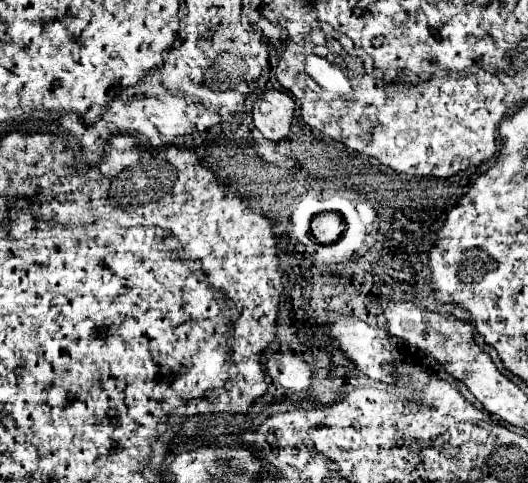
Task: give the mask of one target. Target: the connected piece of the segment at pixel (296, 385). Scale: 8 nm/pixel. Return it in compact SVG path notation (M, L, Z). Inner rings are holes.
M265 354L267 358L267 372L273 378L273 382L279 382L283 388L291 392L305 392L311 386L311 368L299 360L295 354Z

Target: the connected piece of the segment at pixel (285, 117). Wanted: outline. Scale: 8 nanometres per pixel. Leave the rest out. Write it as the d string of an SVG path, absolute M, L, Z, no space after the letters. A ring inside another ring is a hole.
M269 90L259 102L253 104L253 124L267 140L281 142L291 130L293 112L295 102L289 94Z

